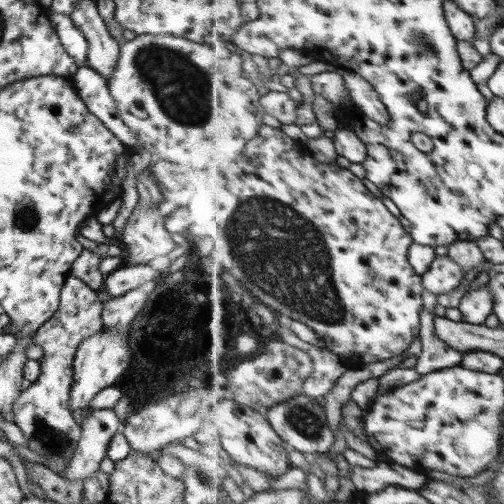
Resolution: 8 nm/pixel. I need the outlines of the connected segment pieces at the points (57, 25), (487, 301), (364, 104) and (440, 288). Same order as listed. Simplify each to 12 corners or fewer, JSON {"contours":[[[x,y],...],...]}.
{"contours":[[[52,13],[51,23],[64,51],[79,67],[88,44],[69,15]],[[488,285],[470,292],[460,305],[463,320],[485,325],[495,314]],[[351,69],[345,76],[353,104],[380,124],[392,112],[371,81]],[[447,254],[423,276],[430,293],[448,295],[466,278],[464,267]]]}

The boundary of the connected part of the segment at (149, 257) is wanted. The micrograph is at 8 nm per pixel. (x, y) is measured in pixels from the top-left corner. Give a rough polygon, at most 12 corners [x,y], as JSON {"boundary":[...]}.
{"boundary":[[159,203],[136,206],[119,244],[148,265],[176,244]]}

